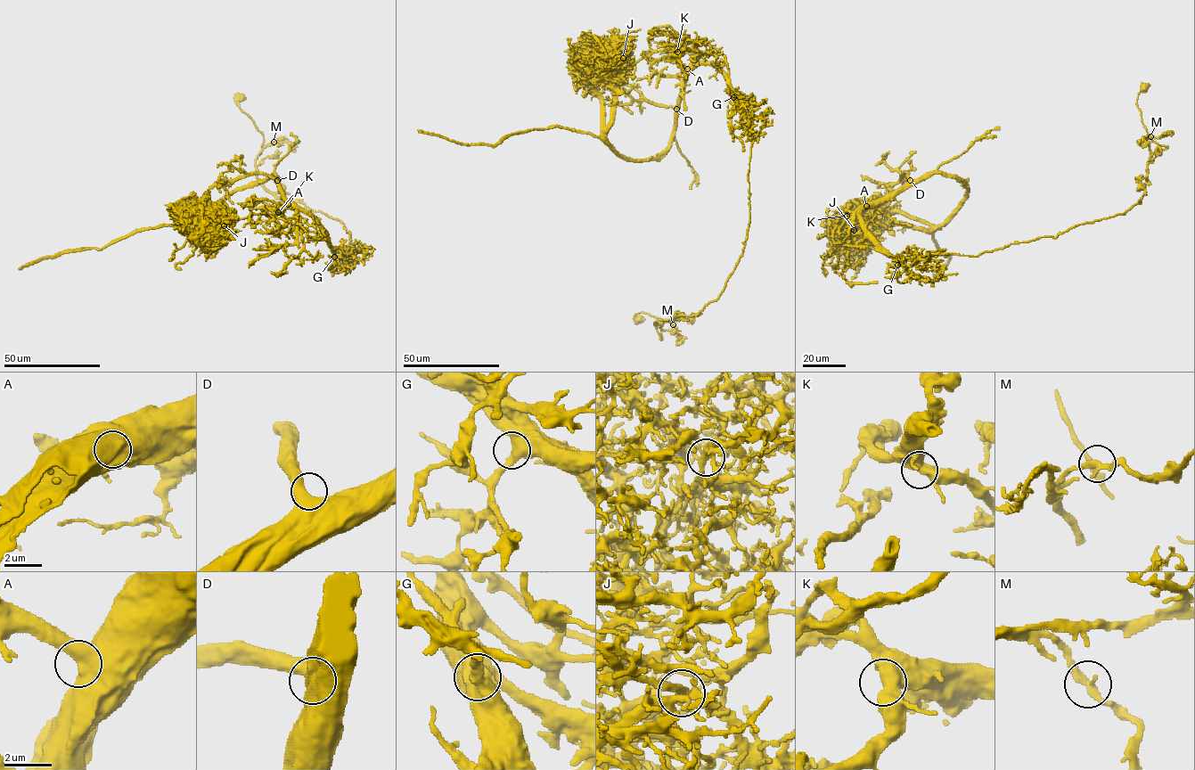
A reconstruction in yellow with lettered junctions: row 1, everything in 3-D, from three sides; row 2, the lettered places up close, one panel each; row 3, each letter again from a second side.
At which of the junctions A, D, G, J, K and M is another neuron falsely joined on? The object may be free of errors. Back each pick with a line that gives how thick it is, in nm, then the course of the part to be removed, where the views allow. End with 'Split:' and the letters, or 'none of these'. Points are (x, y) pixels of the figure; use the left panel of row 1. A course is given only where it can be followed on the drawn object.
J: calibre 360 nm; course (224, 225), (266, 213), (352, 250), (339, 220), (279, 199), (258, 180), (264, 137), (235, 101), (242, 94)
Split: J

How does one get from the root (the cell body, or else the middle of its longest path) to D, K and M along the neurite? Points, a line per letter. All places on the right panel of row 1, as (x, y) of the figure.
D: (1143, 87), (1141, 122), (1166, 148), (1124, 214), (976, 256), (892, 257), (861, 211), (910, 180)
K: (1143, 87), (1141, 122), (1166, 148), (1124, 214), (918, 258), (892, 257), (847, 216)
M: (1143, 87), (1141, 87), (1136, 102), (1141, 122), (1149, 137), (1166, 148), (1152, 153), (1146, 143), (1150, 136)

